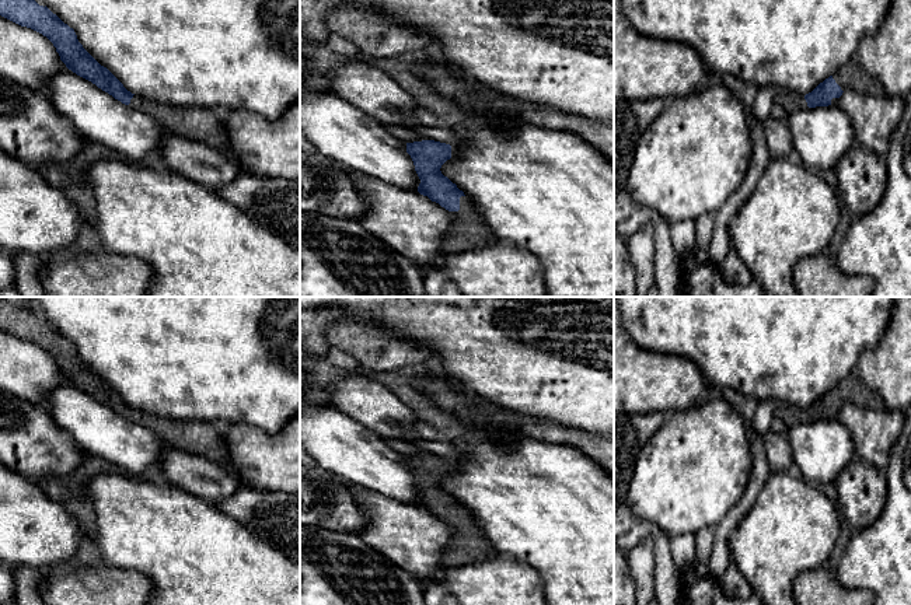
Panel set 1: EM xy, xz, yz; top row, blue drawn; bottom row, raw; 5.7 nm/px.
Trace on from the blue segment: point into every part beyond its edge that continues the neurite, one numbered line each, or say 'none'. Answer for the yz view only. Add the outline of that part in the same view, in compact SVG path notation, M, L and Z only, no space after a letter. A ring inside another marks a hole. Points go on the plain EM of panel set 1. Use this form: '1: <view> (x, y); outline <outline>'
1: yz (851, 390); outline M856 371L849 373L845 378L833 387L833 392L842 405L855 403L869 409L886 409L880 394L869 388Z

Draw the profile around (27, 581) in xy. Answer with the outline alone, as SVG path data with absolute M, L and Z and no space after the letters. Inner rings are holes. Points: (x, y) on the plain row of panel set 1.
M20 566L14 571L15 601L18 605L43 605L39 594L39 584L43 577L45 573L35 567Z

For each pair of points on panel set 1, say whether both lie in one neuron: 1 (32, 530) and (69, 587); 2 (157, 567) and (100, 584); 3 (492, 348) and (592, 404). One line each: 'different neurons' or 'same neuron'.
1: different neurons
2: different neurons
3: same neuron

